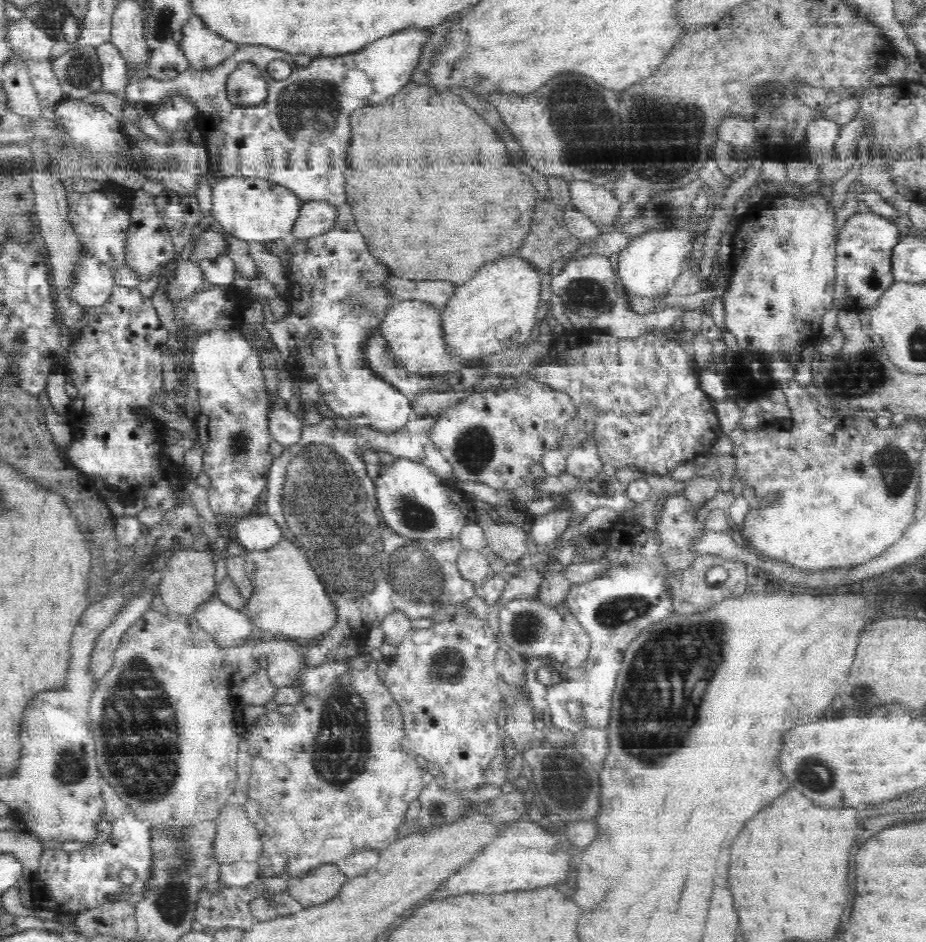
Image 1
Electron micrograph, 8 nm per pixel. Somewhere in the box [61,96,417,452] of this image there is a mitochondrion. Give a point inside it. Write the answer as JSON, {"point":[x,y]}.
{"point":[366,280]}

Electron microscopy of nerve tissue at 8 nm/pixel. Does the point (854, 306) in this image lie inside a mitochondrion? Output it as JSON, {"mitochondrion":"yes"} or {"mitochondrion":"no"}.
{"mitochondrion":"no"}

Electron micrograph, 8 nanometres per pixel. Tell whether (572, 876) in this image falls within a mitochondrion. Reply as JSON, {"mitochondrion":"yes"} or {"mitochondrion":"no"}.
{"mitochondrion":"no"}

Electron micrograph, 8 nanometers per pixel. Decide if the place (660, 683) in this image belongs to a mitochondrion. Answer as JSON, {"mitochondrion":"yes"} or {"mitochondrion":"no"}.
{"mitochondrion":"yes"}

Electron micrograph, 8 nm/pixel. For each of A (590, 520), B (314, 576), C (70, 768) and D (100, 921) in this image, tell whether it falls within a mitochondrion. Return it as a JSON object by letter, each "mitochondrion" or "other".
{"A":"other","B":"mitochondrion","C":"mitochondrion","D":"other"}

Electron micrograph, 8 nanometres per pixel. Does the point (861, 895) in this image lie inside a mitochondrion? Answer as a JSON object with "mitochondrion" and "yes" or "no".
{"mitochondrion":"no"}

